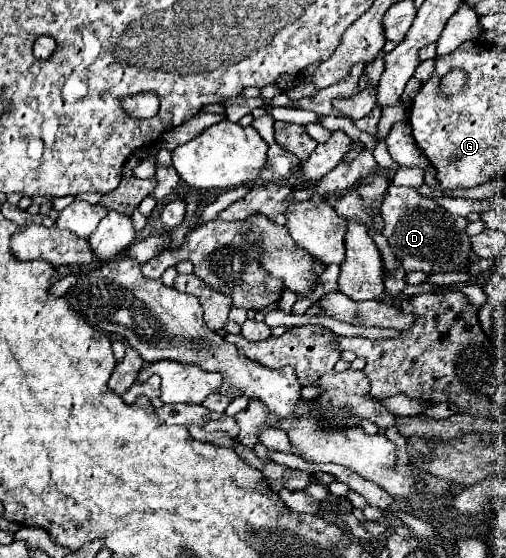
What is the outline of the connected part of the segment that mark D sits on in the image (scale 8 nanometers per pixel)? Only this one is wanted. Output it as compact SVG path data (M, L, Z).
M390 184L384 202L380 206L384 218L384 230L396 260L402 262L406 274L422 270L426 274L438 272L464 272L470 262L470 236L466 234L468 218L456 216L440 208L436 202L420 196L414 188Z

